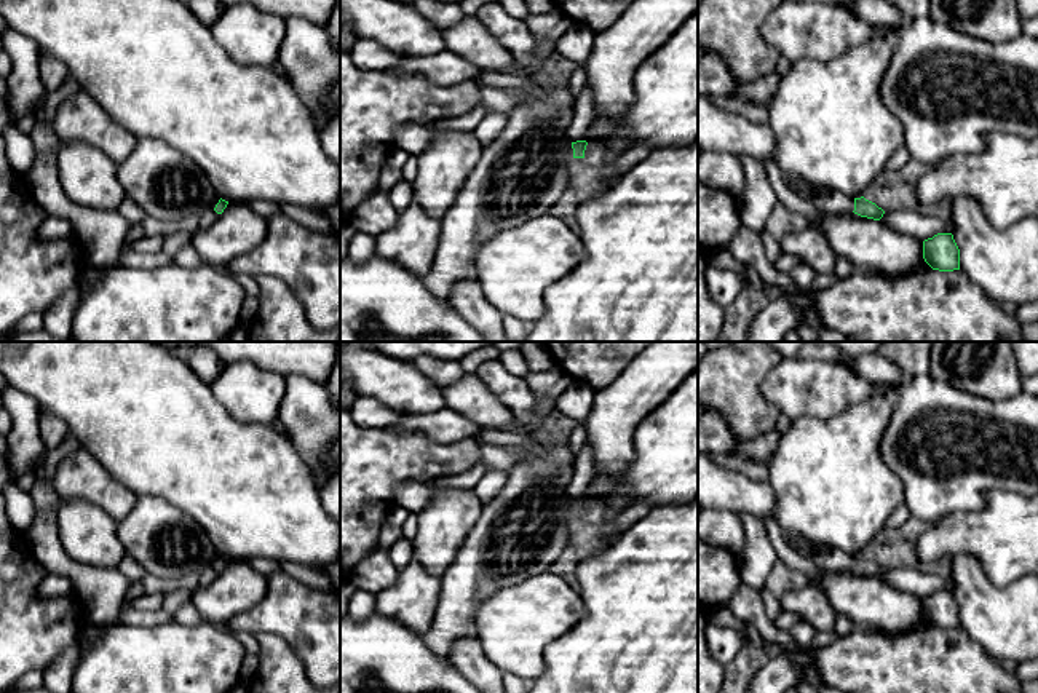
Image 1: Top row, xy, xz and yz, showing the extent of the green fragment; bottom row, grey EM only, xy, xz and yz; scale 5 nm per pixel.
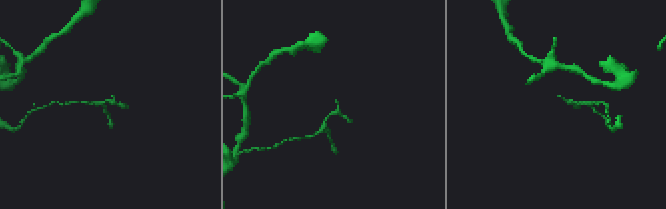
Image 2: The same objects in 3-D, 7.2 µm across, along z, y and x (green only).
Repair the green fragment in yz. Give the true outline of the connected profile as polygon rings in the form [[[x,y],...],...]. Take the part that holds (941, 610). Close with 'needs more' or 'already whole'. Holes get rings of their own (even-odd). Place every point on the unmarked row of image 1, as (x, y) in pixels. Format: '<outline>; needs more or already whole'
[[[937,591],[923,599],[923,616],[939,629],[960,628],[960,607],[952,591]]]; already whole

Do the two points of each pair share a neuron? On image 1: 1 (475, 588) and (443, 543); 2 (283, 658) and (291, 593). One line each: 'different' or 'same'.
1: different
2: different

